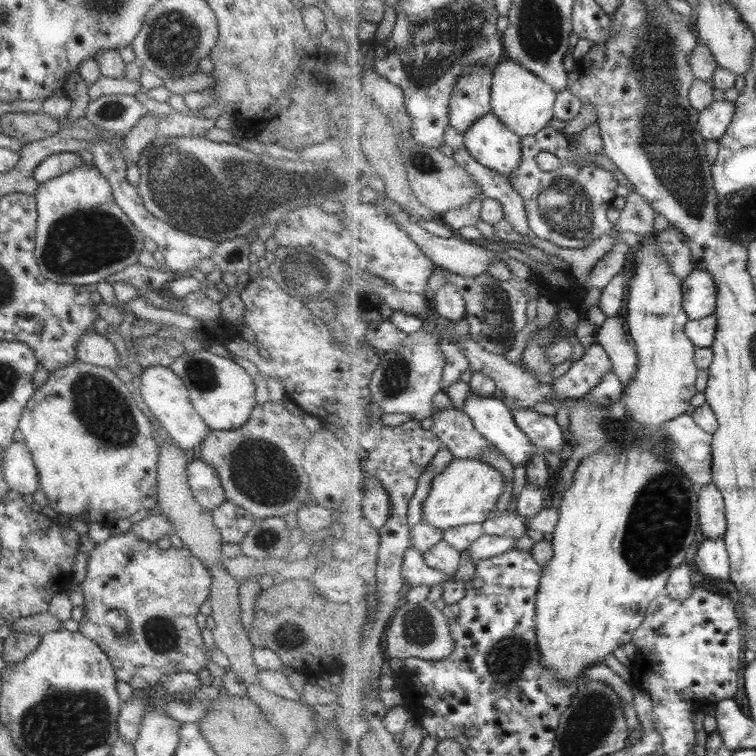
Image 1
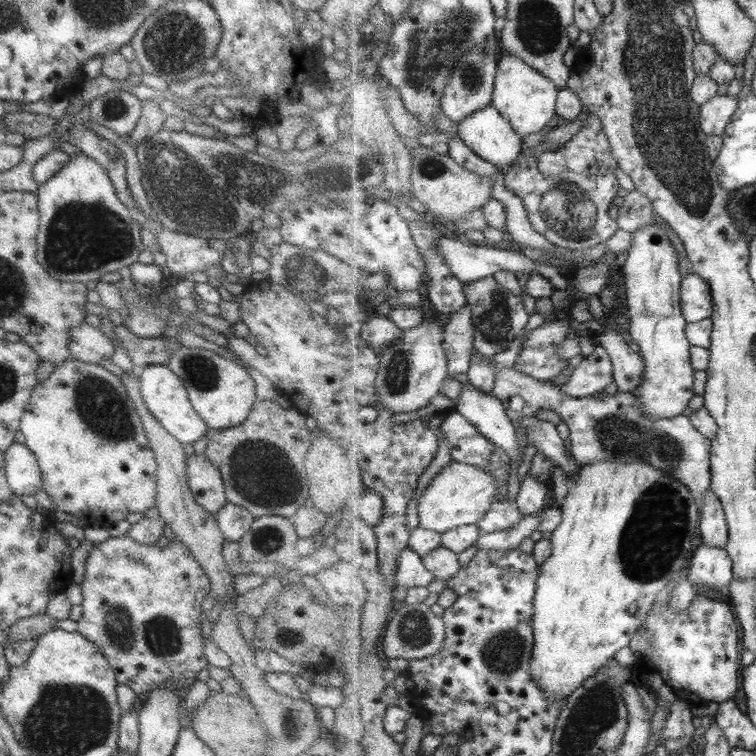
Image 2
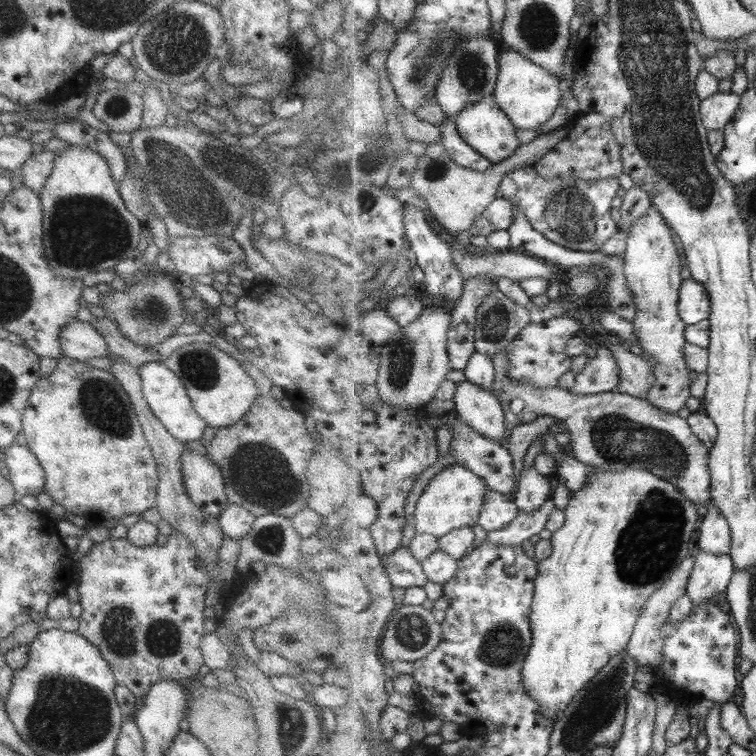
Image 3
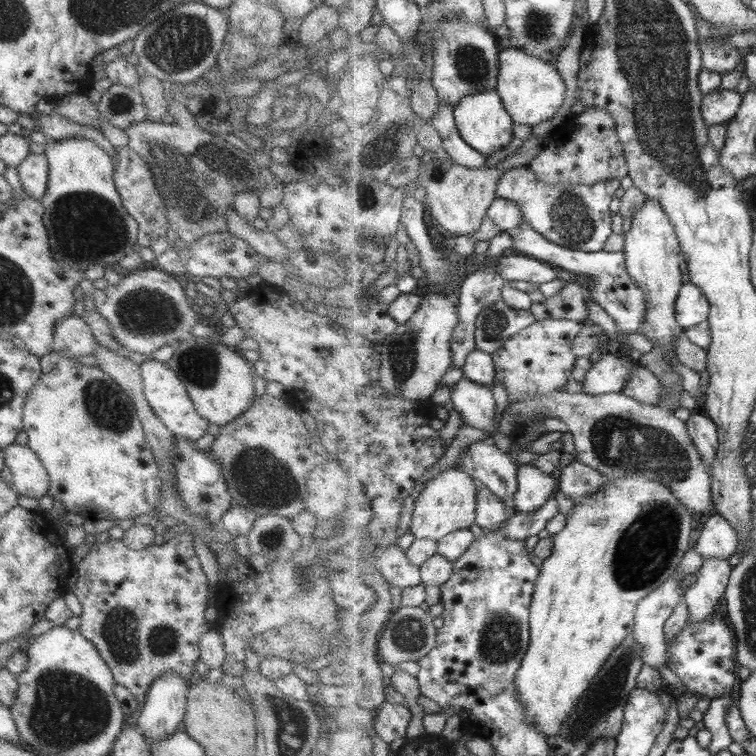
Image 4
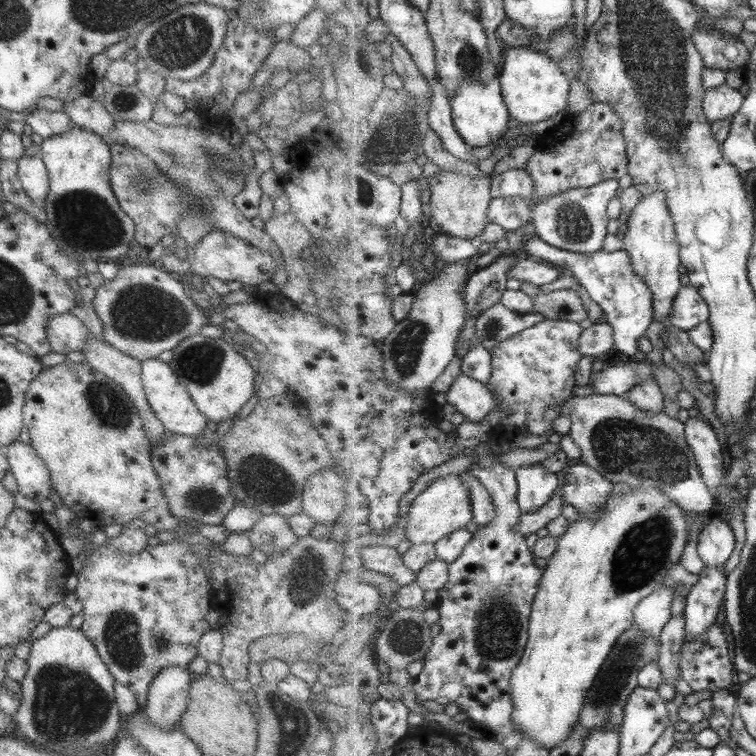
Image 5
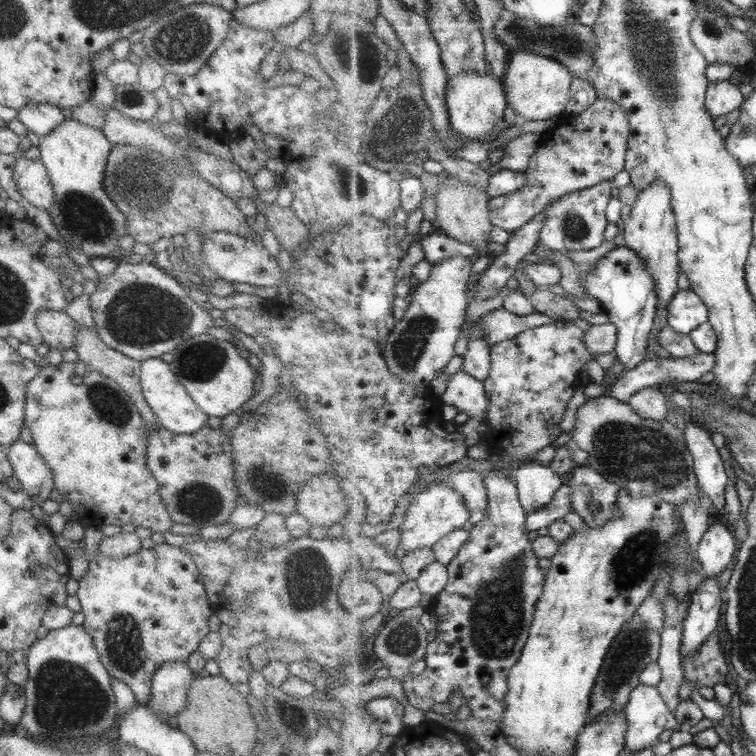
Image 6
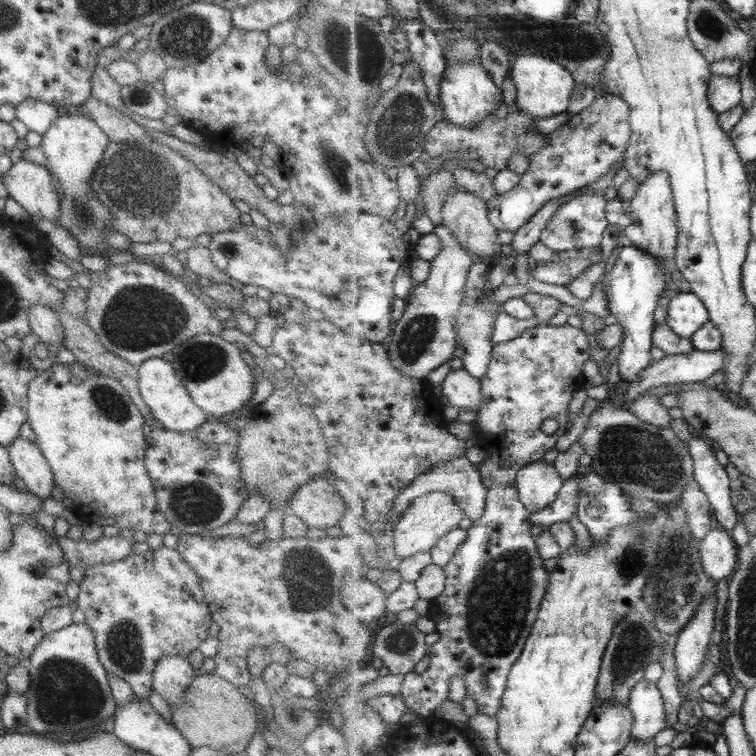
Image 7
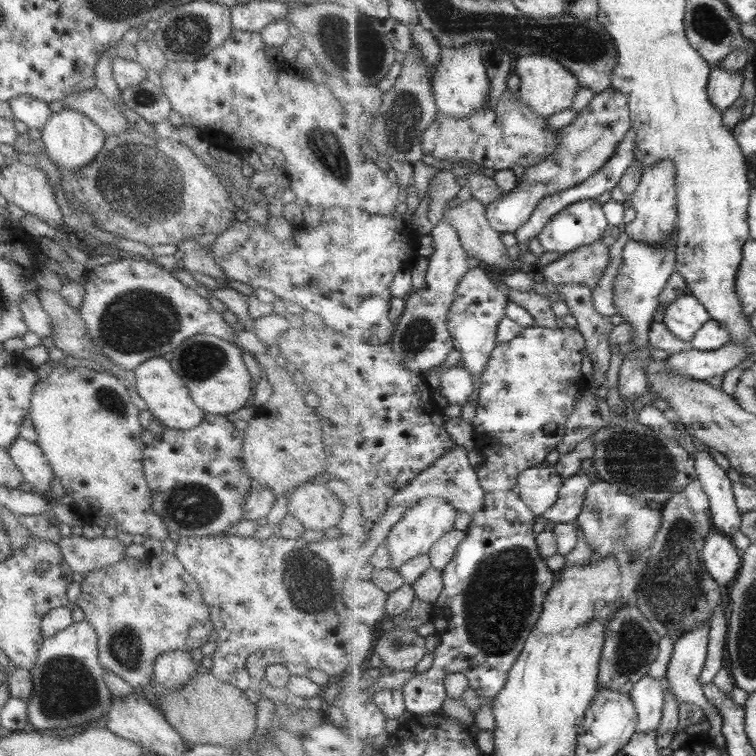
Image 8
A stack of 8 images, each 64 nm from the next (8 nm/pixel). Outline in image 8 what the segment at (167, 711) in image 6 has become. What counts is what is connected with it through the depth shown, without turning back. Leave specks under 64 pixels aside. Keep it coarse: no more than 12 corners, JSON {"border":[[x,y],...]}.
{"border":[[175,650],[155,659],[152,680],[169,690],[196,674],[190,652]]}

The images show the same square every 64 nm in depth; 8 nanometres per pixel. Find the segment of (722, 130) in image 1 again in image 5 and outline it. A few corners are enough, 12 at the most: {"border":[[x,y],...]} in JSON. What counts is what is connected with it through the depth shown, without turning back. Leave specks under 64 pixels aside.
{"border":[[726,83],[706,89],[709,122],[734,117],[745,97]]}

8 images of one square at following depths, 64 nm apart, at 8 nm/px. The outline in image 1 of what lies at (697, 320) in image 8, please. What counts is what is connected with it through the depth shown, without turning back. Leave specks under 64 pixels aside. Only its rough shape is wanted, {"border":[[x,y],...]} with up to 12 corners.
{"border":[[693,269],[682,280],[689,320],[717,312],[717,283]]}

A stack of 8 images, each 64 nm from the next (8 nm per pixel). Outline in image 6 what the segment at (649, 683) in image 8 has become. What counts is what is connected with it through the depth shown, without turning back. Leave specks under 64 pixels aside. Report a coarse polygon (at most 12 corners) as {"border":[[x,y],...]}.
{"border":[[641,682],[625,711],[627,752],[679,724],[656,685]]}

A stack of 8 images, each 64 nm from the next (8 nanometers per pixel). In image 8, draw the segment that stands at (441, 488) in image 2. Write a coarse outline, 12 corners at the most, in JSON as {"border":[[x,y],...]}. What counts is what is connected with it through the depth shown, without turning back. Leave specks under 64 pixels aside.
{"border":[[427,497],[386,539],[382,563],[399,570],[455,530],[458,508]]}

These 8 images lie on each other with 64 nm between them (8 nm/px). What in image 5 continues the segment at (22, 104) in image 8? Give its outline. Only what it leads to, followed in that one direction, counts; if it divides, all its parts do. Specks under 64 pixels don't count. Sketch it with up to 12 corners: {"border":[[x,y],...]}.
{"border":[[33,108],[23,123],[43,139],[69,130],[62,111]]}

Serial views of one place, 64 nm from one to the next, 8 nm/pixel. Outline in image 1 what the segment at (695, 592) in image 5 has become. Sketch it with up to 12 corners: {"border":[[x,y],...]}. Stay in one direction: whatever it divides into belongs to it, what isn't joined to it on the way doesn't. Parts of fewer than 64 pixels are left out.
{"border":[[704,539],[692,563],[696,572],[731,579],[724,540]]}

